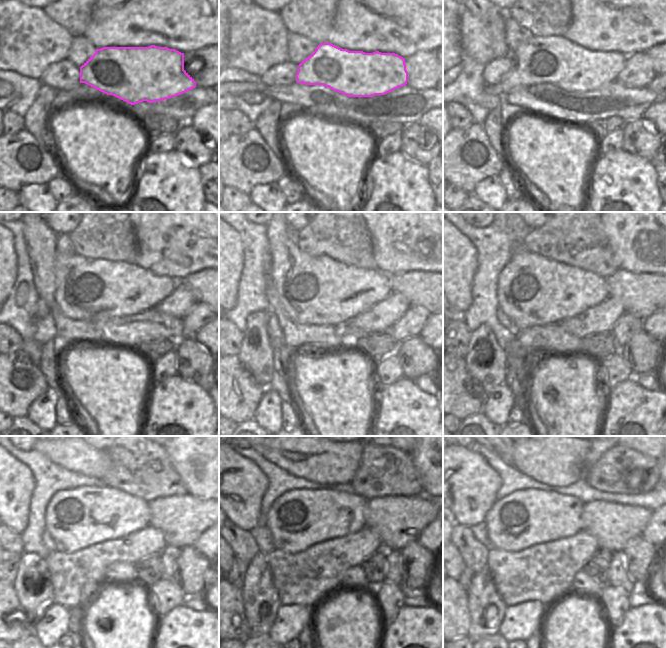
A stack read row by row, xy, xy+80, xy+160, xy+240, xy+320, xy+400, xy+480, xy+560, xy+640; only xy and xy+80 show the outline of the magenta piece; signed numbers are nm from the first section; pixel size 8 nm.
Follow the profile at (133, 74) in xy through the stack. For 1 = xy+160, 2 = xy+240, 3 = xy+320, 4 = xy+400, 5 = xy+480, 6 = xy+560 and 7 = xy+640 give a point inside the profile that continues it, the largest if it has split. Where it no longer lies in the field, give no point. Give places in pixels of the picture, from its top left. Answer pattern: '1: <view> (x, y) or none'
1: xy+160 (556, 60)
2: xy+240 (86, 289)
3: xy+320 (313, 290)
4: xy+400 (533, 290)
5: xy+480 (77, 518)
6: xy+560 (300, 518)
7: xy+640 (527, 517)

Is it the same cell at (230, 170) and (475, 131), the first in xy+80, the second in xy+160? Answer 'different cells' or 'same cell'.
same cell

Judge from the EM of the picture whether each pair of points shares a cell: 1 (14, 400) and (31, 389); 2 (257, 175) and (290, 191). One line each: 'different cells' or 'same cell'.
1: same cell
2: different cells

